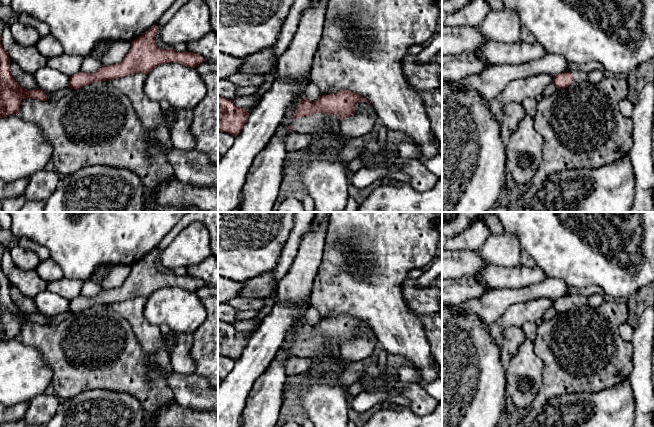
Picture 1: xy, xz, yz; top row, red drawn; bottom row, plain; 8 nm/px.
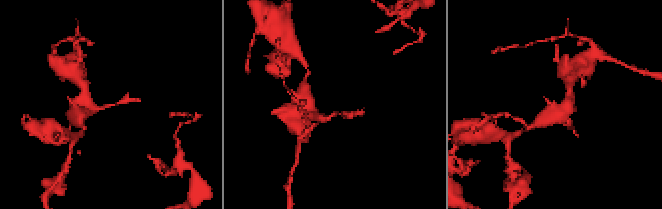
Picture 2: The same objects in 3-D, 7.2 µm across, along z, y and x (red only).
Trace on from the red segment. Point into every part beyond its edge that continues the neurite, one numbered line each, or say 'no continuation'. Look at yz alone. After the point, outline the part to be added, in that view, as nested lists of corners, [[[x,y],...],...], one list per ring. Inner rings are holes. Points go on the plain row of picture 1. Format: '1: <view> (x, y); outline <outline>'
1: yz (578, 300); outline [[[573,295],[573,305],[572,305],[572,309],[577,309],[581,306],[585,306],[587,305],[587,297],[583,296],[583,295]]]

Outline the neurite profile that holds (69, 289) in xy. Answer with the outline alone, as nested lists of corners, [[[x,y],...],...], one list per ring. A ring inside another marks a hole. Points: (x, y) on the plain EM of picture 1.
[[[63,277],[61,280],[48,282],[47,289],[71,301],[81,295],[83,283],[84,281],[78,279],[68,279]]]

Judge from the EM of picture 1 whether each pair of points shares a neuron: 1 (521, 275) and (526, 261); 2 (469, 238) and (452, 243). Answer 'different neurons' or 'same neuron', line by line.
1: different neurons
2: same neuron

